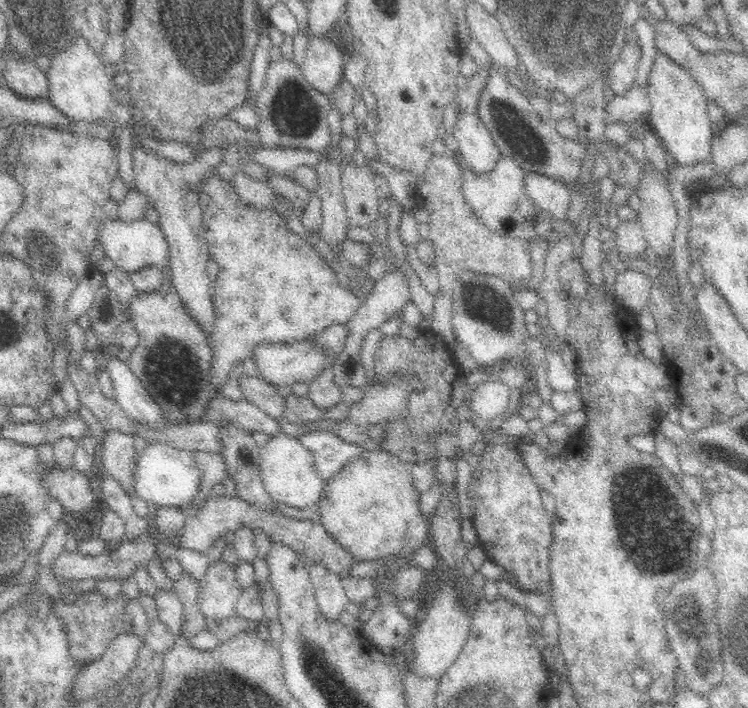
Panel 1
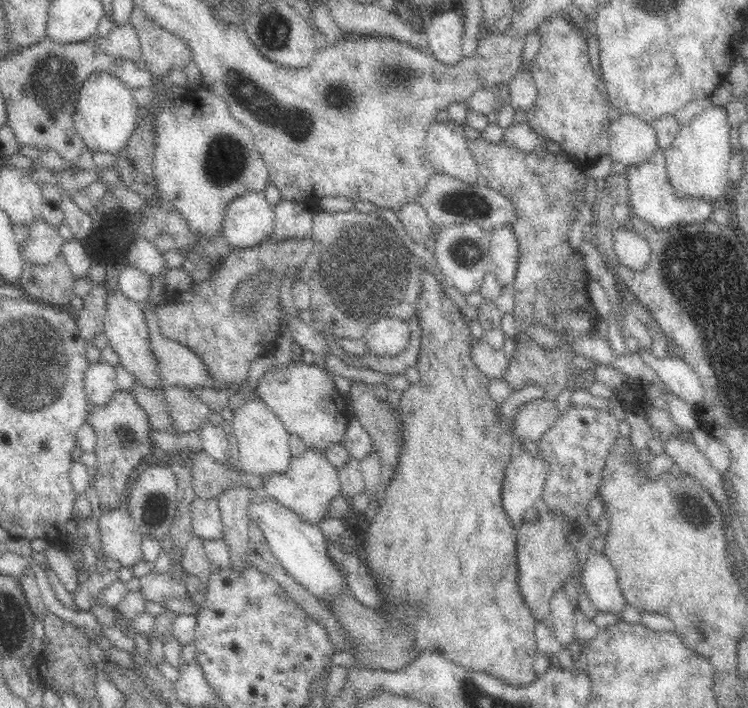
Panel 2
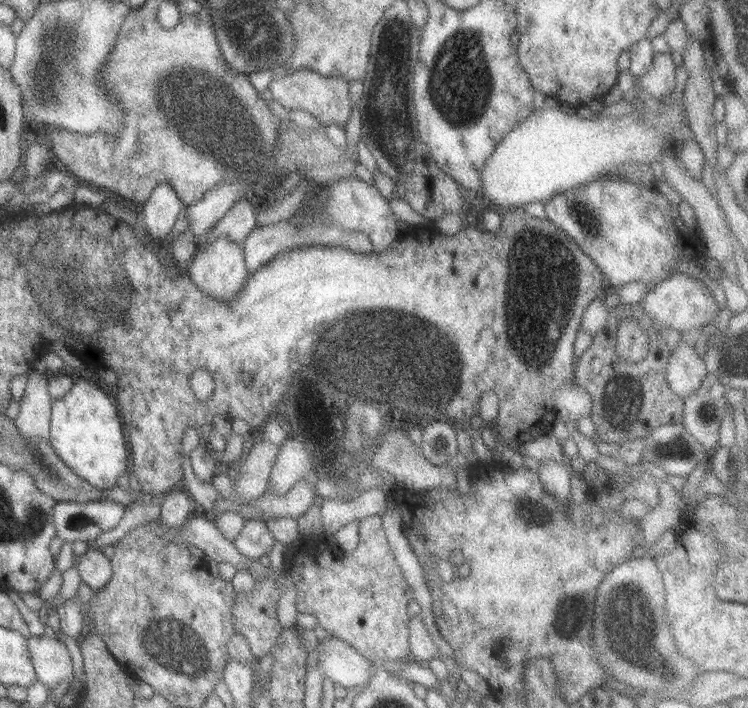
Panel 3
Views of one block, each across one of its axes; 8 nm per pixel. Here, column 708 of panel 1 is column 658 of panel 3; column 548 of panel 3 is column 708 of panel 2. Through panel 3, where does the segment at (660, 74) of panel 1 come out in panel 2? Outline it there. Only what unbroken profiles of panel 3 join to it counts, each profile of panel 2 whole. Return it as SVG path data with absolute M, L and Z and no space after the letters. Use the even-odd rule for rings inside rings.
M713 104L693 119L682 121L679 127L674 142L664 151L667 173L674 192L679 197L698 197L706 200L728 197L732 187L727 173L732 145L726 109Z

